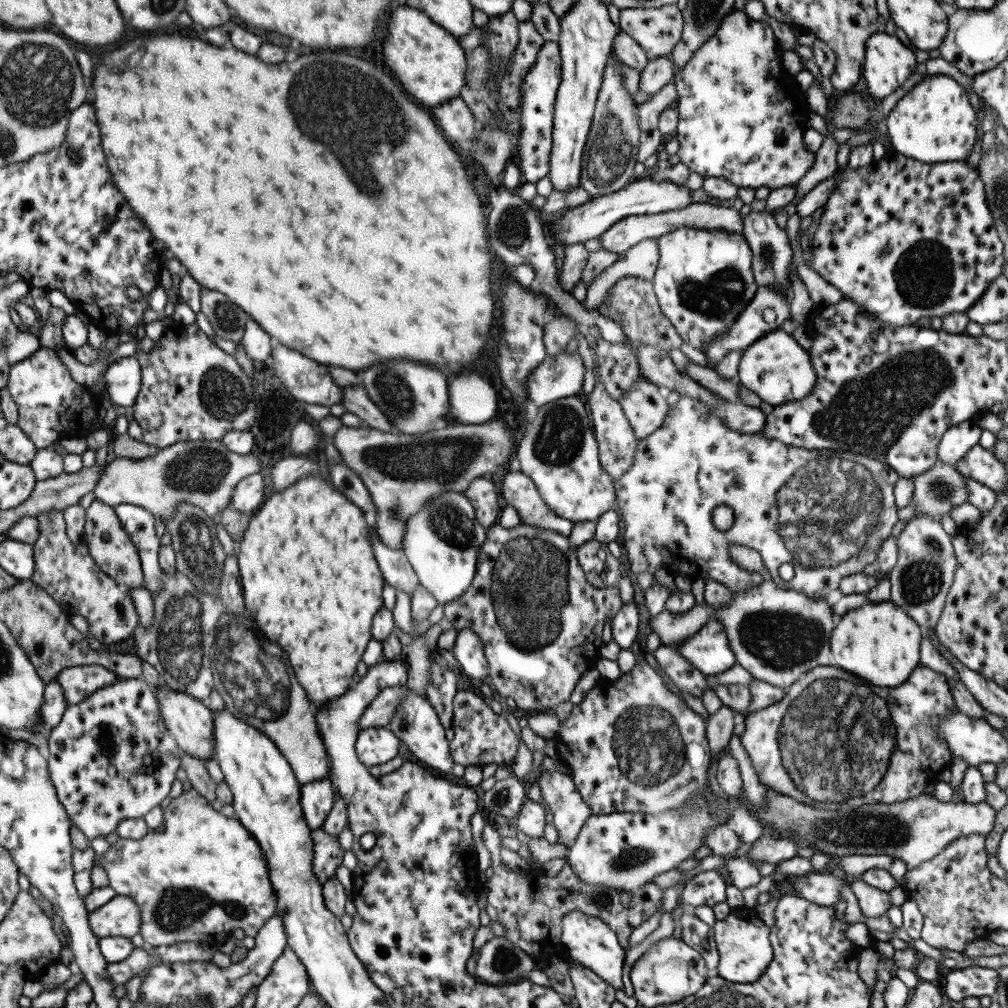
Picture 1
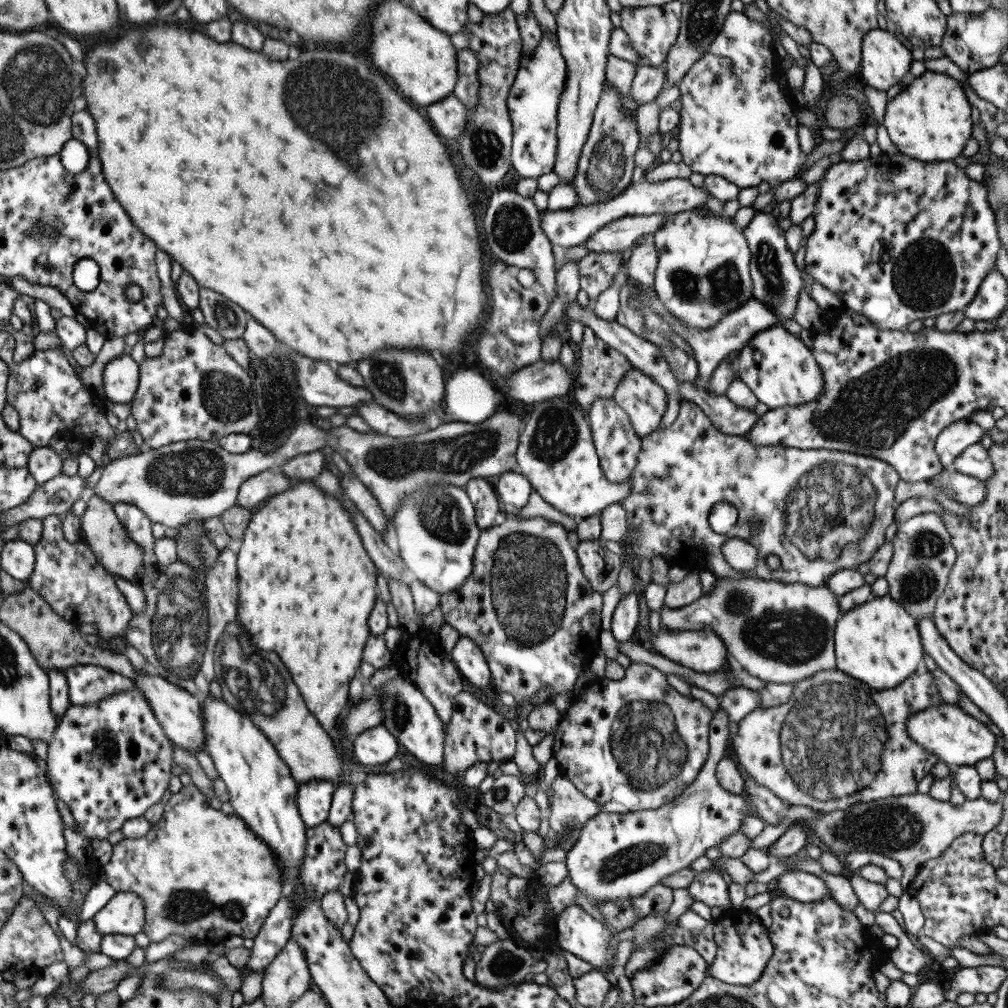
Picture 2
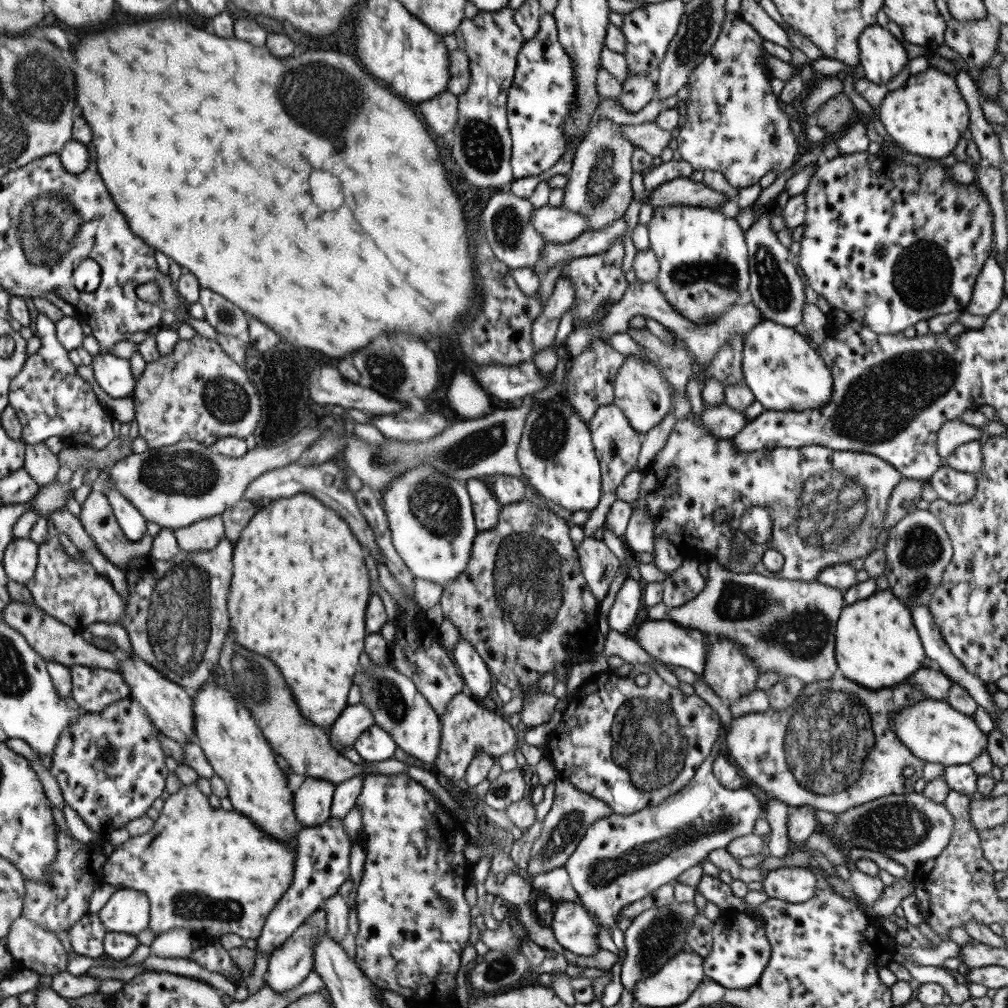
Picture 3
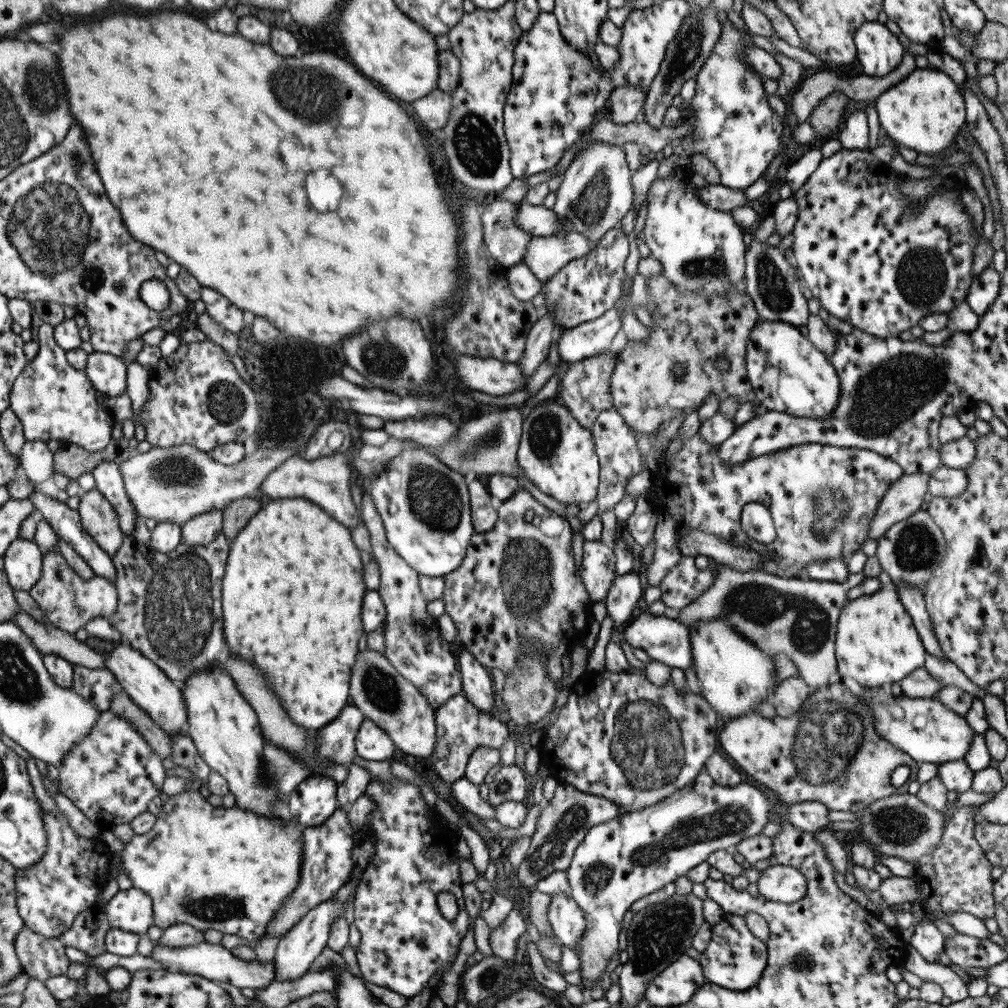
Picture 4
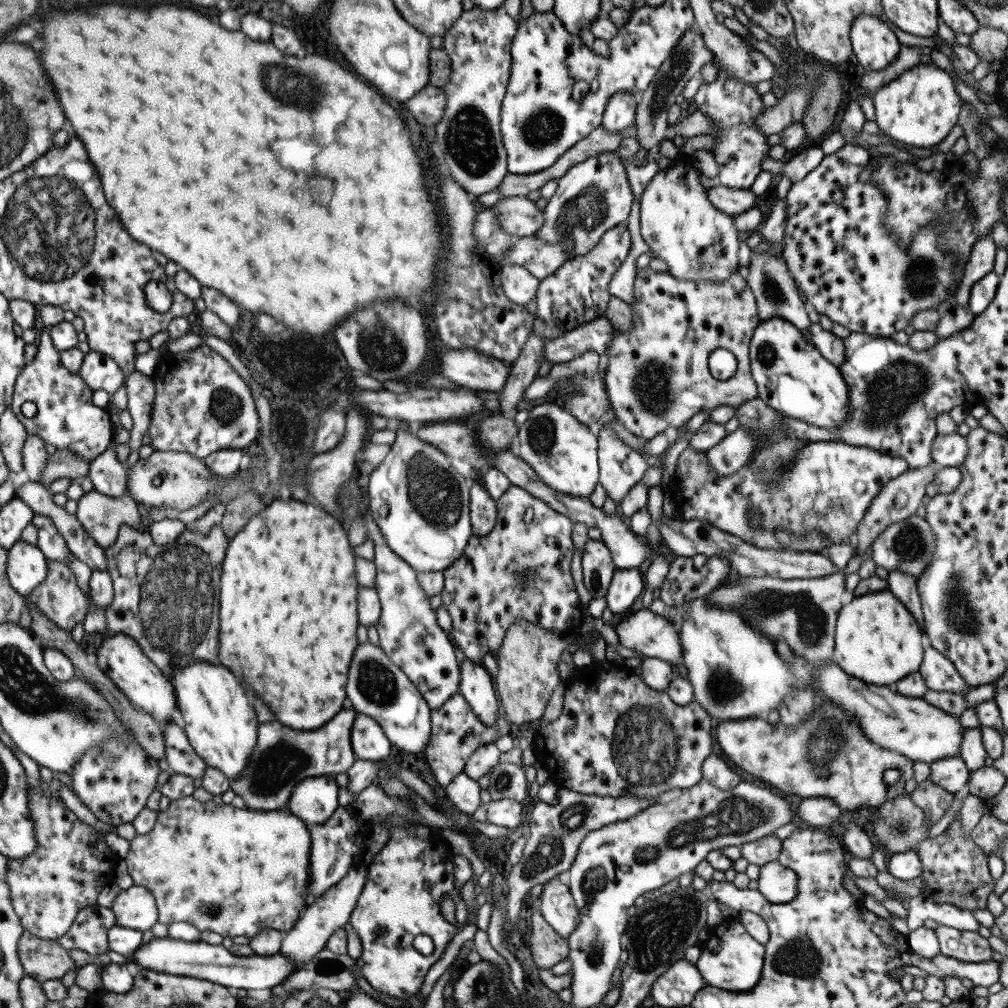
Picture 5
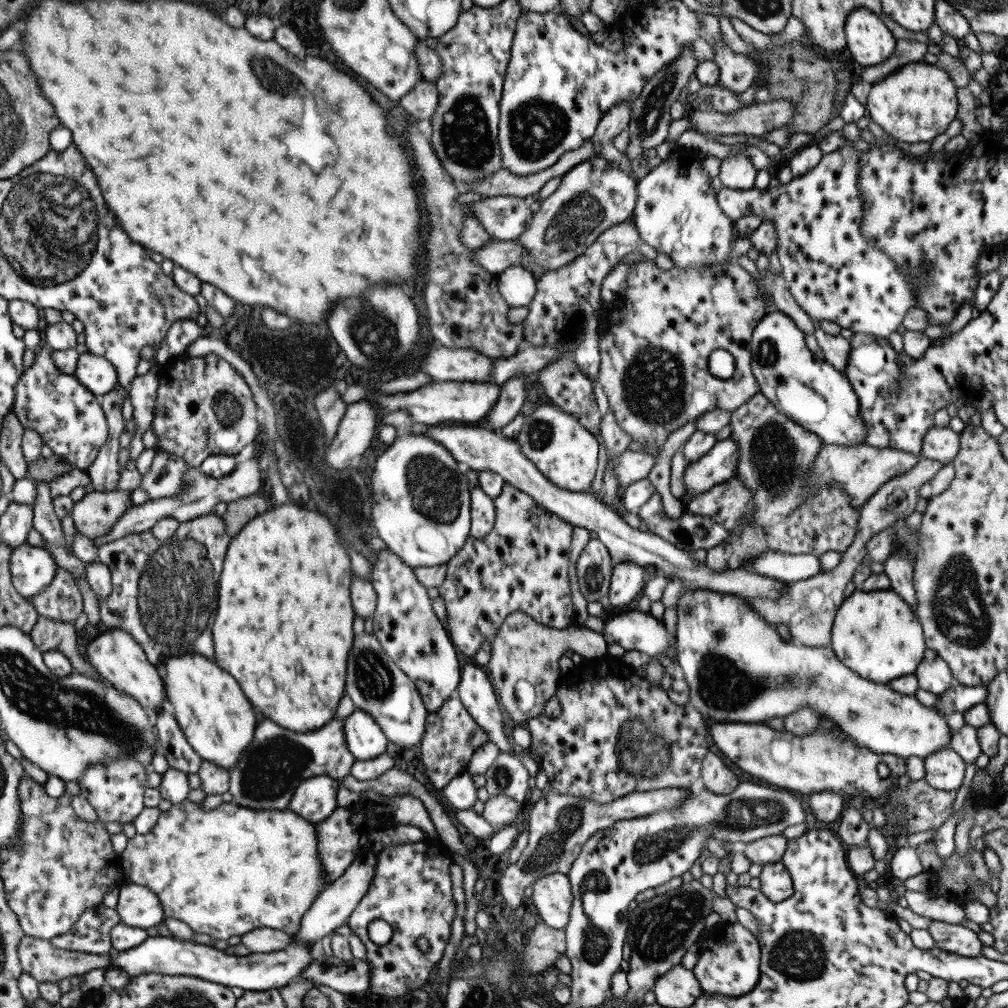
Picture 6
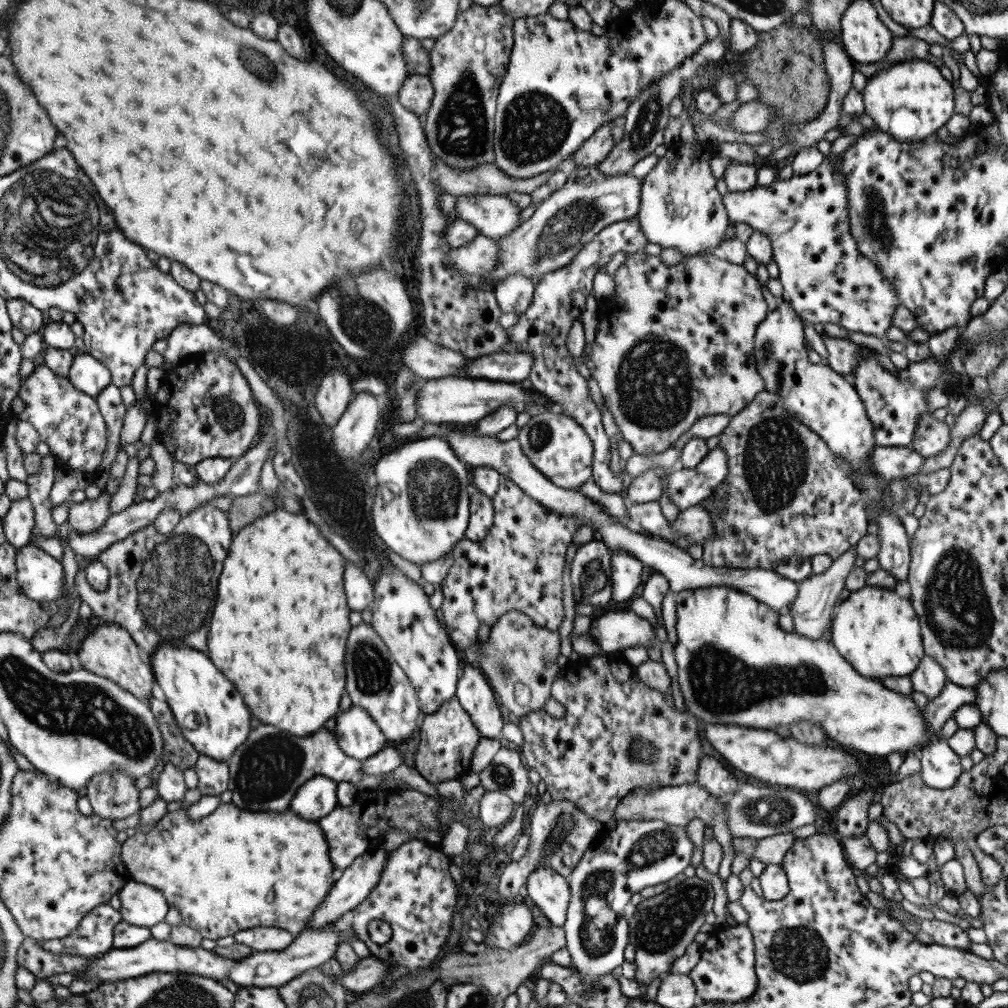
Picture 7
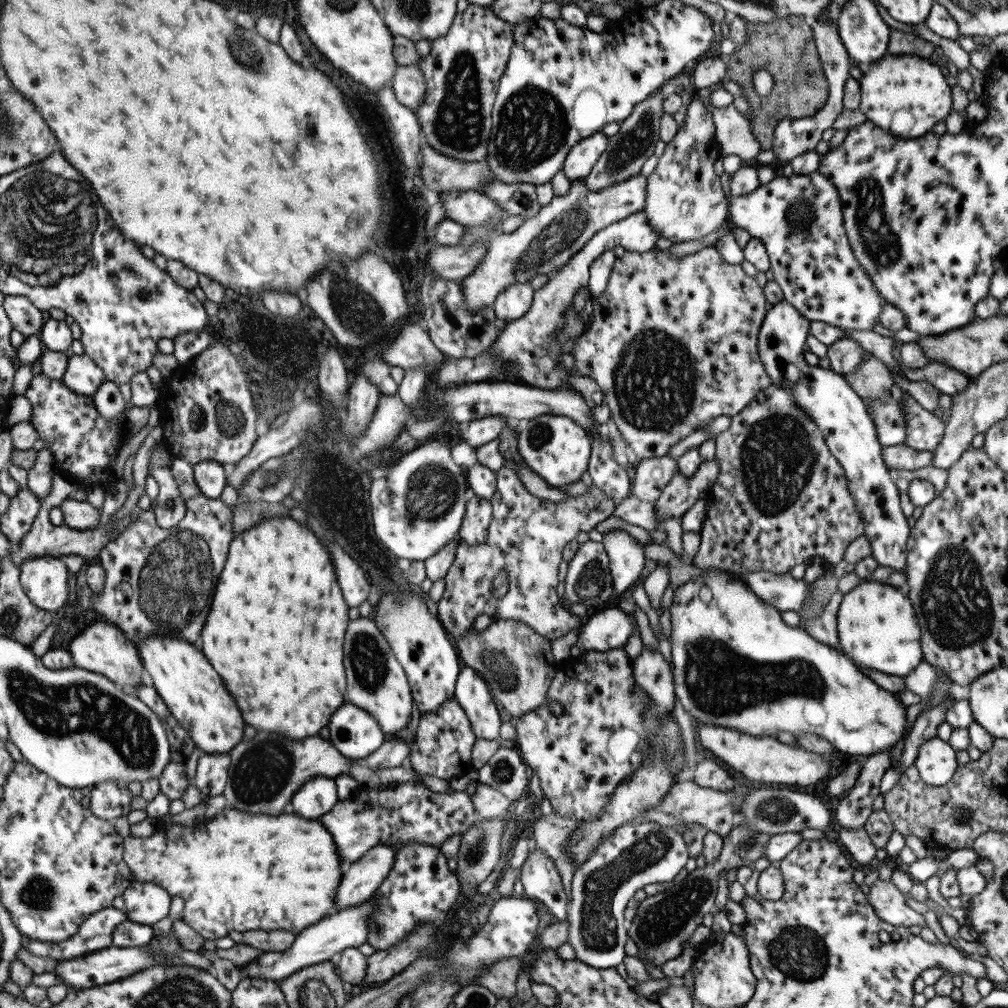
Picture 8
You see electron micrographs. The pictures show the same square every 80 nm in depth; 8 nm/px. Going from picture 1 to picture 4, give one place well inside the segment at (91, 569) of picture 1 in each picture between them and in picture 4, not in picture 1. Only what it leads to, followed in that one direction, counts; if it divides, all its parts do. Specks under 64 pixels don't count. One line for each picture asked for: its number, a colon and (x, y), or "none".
2: (67, 576)
3: (71, 591)
4: (67, 601)

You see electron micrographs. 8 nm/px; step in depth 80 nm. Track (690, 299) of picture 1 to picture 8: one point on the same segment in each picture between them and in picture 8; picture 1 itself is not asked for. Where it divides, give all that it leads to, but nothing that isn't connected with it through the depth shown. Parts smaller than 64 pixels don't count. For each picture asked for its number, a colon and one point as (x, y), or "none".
2: (701, 274)
3: (702, 258)
4: (701, 249)
5: (677, 222)
6: (676, 213)
7: (679, 207)
8: (684, 200)

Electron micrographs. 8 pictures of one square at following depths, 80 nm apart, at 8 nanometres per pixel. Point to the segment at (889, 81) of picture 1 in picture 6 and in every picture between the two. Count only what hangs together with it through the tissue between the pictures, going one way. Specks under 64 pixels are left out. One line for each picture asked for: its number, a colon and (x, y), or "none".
2: (885, 59)
3: (882, 56)
4: (878, 51)
5: (874, 45)
6: (869, 42)

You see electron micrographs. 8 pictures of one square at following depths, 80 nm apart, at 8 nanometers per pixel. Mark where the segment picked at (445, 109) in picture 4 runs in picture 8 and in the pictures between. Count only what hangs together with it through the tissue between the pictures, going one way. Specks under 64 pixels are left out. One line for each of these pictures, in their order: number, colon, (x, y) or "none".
5: (426, 106)
6: (420, 101)
7: (415, 94)
8: (408, 84)

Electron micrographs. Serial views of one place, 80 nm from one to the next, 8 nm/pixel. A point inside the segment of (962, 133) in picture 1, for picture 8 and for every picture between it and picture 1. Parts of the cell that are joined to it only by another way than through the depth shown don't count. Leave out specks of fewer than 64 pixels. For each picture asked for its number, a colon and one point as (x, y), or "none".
2: (929, 120)
3: (926, 116)
4: (924, 111)
5: (917, 110)
6: (917, 102)
7: (911, 100)
8: (905, 96)

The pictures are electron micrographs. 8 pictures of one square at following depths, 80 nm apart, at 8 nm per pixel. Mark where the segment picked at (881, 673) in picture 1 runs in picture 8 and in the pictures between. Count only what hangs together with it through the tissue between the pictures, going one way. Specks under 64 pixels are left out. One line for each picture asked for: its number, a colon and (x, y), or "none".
2: (877, 642)
3: (876, 645)
4: (876, 644)
5: (876, 639)
6: (875, 634)
7: (876, 632)
8: (877, 629)

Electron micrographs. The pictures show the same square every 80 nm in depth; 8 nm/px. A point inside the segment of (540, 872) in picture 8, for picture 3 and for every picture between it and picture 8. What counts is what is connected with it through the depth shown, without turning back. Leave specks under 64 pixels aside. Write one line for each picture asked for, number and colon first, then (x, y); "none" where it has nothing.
3: (573, 928)
4: (566, 920)
5: (556, 905)
6: (551, 896)
7: (549, 891)

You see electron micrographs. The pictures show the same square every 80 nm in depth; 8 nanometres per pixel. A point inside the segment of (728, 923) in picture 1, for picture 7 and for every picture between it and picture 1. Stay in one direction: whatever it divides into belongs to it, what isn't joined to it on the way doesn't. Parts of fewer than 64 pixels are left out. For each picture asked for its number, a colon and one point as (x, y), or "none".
2: (742, 946)
3: (739, 952)
4: (734, 959)
5: (729, 959)
6: (730, 967)
7: (725, 974)

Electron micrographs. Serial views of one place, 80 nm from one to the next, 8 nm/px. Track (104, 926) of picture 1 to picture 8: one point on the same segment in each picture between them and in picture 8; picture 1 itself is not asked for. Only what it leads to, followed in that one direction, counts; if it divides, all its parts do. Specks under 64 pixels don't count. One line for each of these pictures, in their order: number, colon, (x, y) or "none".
2: (123, 914)
3: (126, 911)
4: (130, 910)
5: (134, 907)
6: (136, 906)
7: (140, 905)
8: (145, 903)

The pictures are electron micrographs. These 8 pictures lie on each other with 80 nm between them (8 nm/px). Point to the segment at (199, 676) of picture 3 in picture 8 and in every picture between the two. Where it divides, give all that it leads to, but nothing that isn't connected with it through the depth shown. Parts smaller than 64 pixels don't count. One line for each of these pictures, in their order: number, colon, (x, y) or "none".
4: (168, 608)
5: (165, 598)
6: (163, 594)
7: (161, 589)
8: (157, 581)

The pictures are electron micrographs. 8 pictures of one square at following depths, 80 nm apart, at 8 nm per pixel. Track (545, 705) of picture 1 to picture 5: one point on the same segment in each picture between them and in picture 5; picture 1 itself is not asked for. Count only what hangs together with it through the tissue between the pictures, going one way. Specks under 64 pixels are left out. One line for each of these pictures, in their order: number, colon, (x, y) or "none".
2: (526, 605)
3: (522, 603)
4: (517, 583)
5: (521, 569)

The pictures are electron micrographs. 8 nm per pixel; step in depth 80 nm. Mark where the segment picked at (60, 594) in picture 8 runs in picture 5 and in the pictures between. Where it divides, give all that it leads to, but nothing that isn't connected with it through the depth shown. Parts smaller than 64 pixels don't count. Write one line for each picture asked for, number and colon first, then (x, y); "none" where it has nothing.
5: (26, 568)
6: (31, 569)
7: (39, 576)

